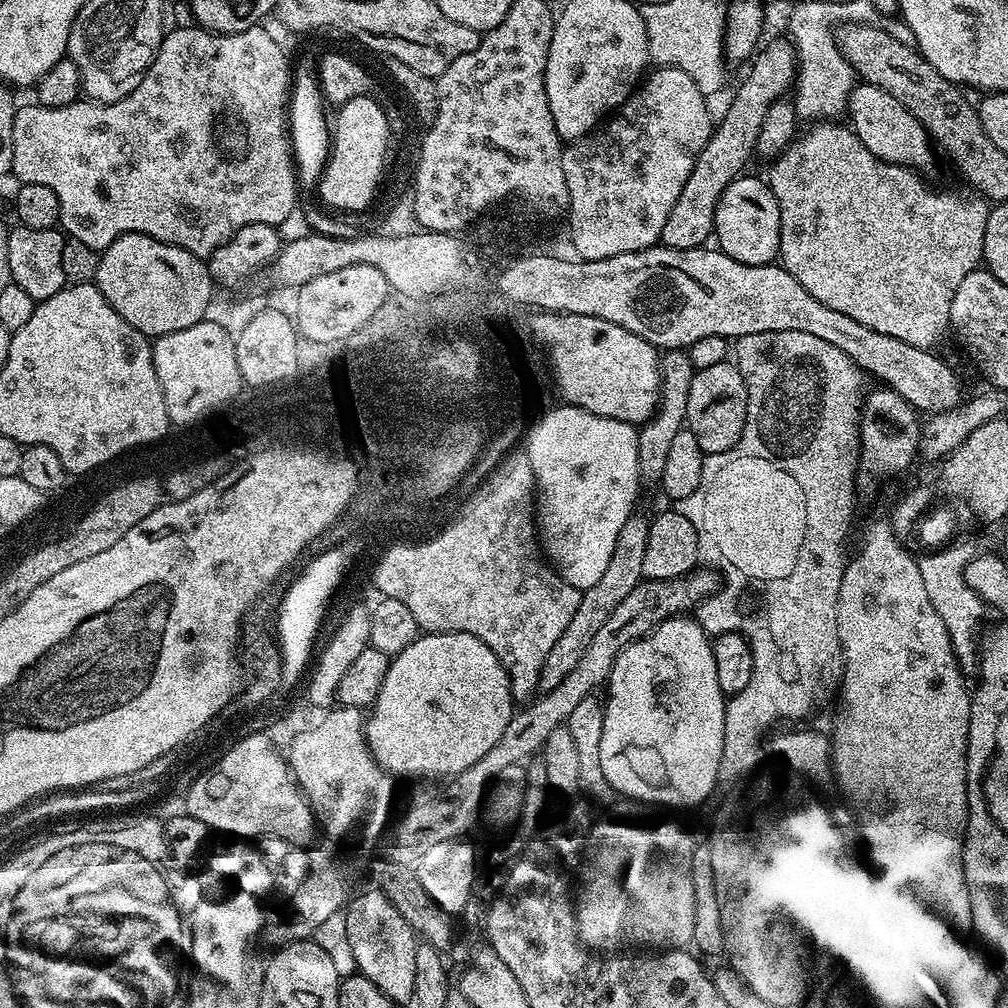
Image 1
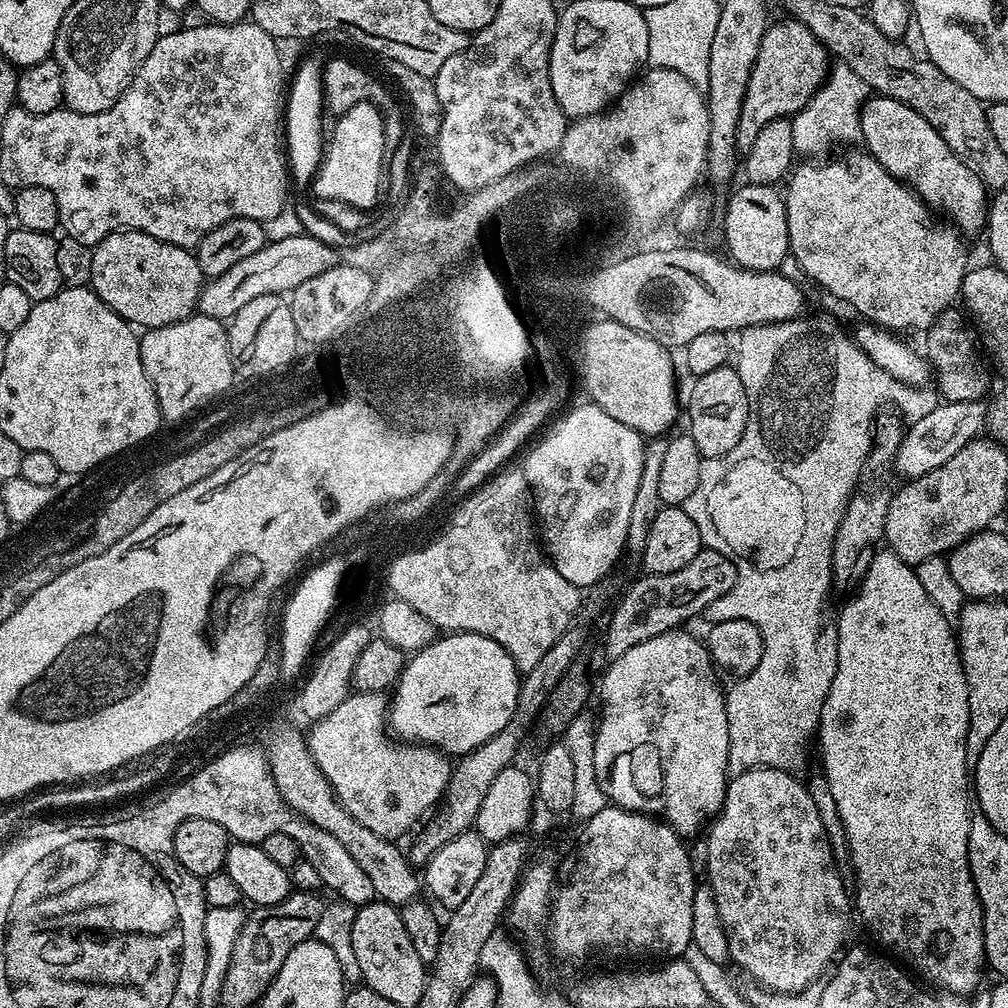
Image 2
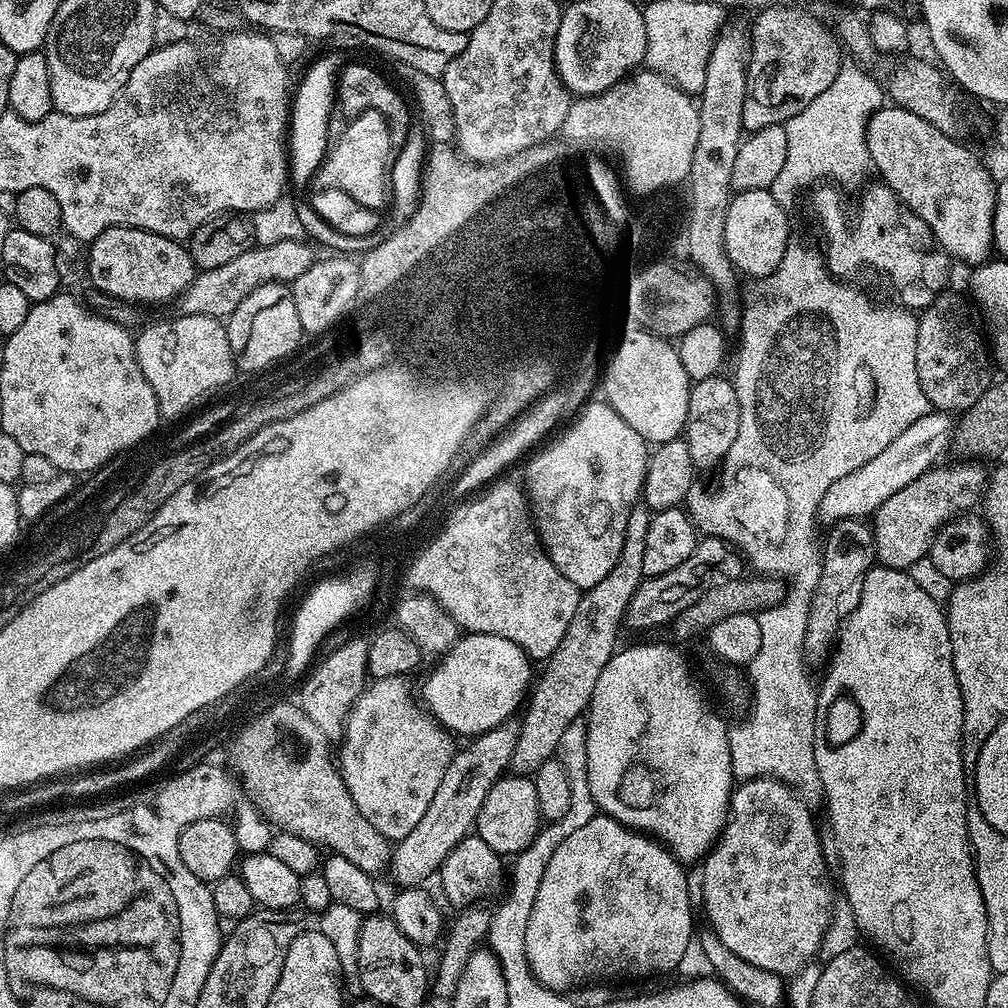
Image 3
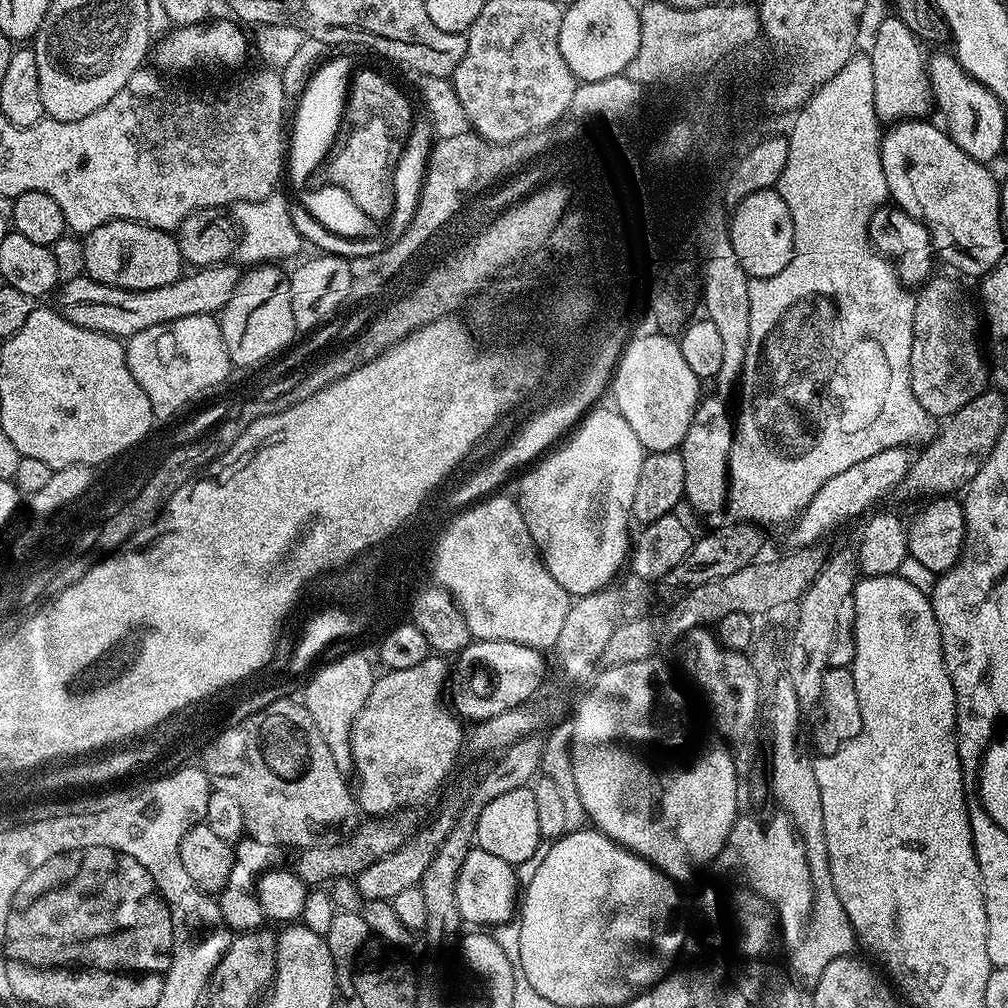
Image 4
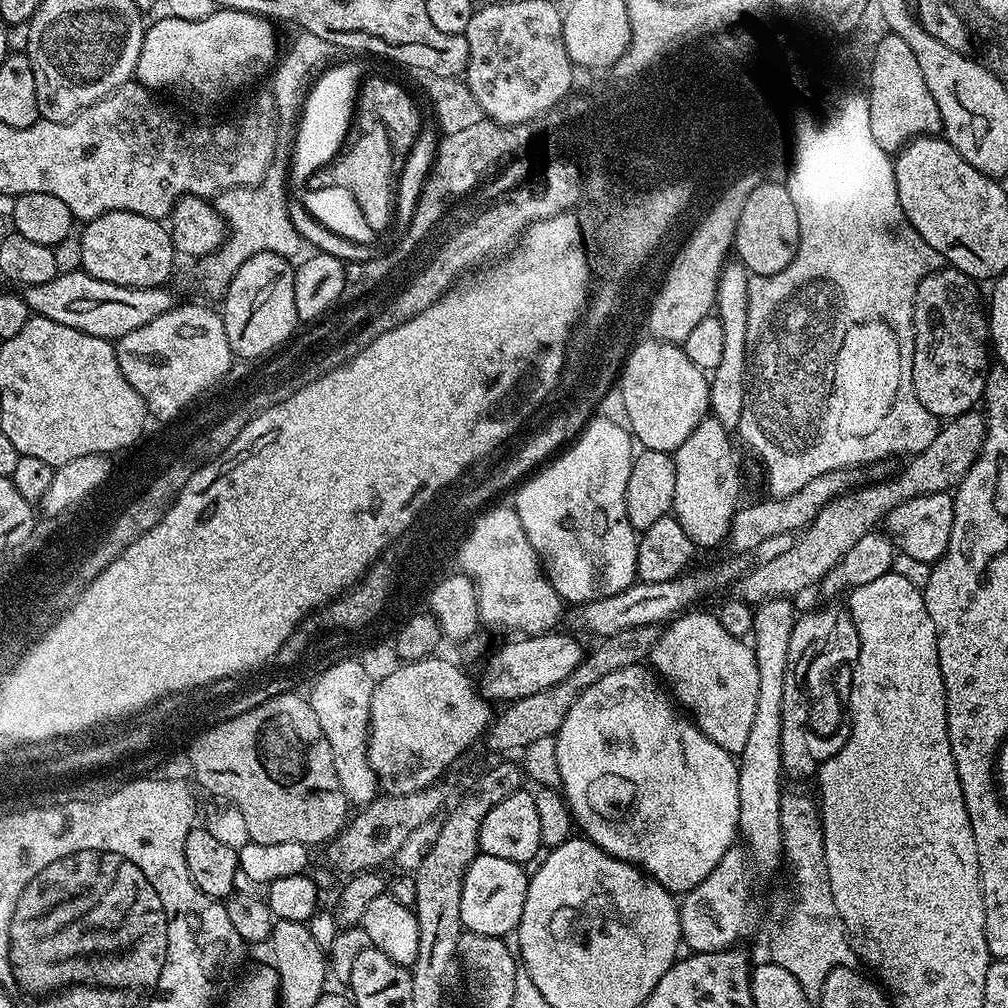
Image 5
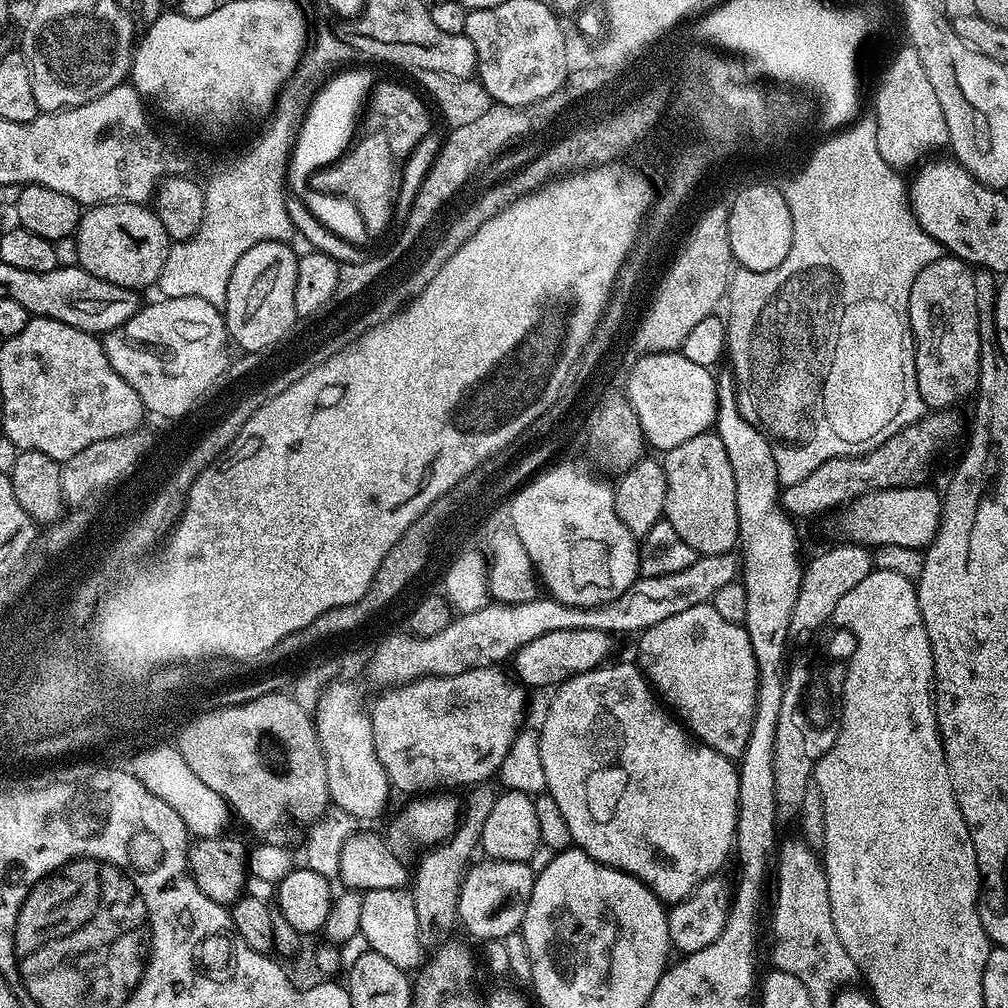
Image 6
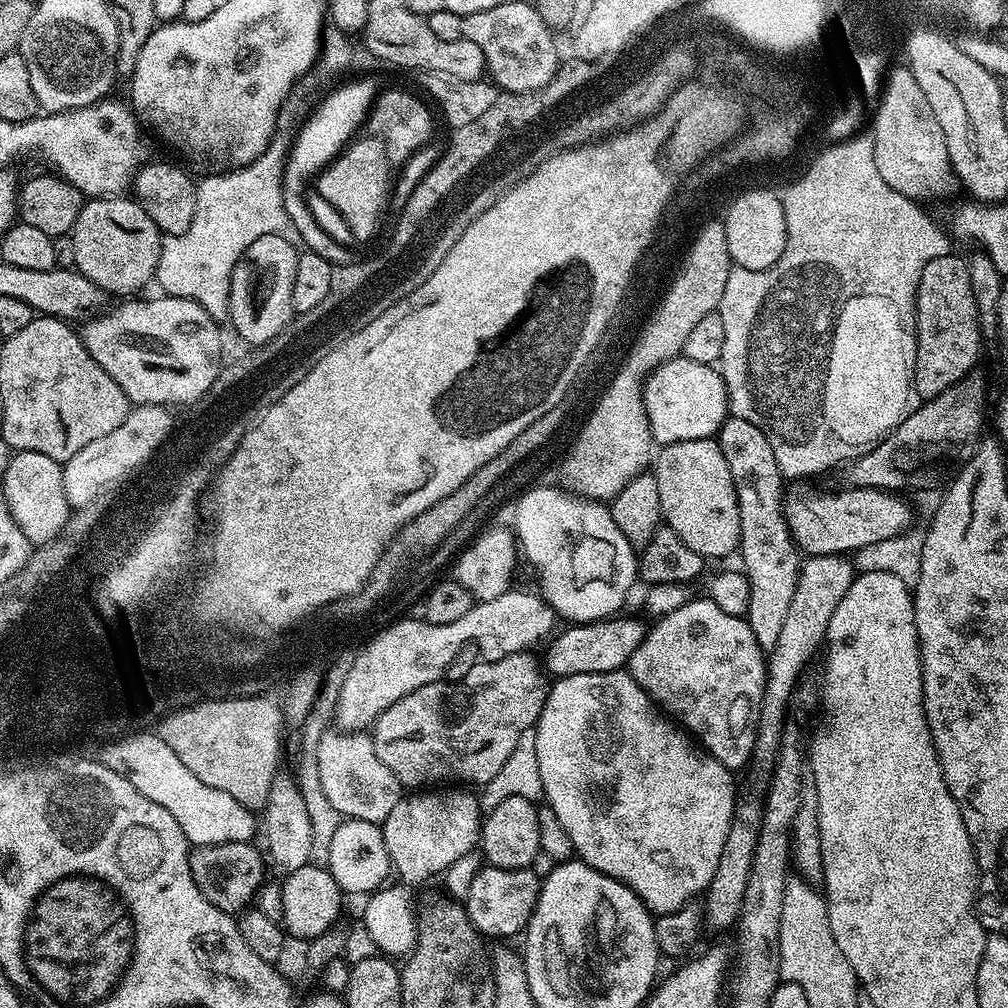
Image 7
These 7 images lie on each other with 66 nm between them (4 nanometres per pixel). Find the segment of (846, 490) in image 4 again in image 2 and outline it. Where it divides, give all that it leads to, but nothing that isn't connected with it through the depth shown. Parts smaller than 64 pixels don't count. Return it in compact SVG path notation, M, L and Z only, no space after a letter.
M981 400L970 402L945 401L926 414L926 417L913 421L905 431L903 442L900 443L895 456L893 469L904 475L905 479L921 477L931 470L948 462L962 447L975 439L987 423L987 403Z

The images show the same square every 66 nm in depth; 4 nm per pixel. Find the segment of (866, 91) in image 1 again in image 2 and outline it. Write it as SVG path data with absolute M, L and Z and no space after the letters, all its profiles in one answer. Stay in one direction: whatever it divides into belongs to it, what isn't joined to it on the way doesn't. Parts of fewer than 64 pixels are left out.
M873 95L864 101L860 110L860 136L869 156L874 157L894 178L903 180L929 208L937 213L945 212L957 232L968 237L976 236L979 232L981 235L985 231L990 203L989 189L985 188L978 174L974 174L974 170L970 170L970 166L966 166L966 162L962 162L962 158L958 158L954 150L946 146L946 142L942 142L942 134L938 134L938 130L934 130L934 126L930 126L930 122L926 122L918 110L910 110L910 106L889 96Z

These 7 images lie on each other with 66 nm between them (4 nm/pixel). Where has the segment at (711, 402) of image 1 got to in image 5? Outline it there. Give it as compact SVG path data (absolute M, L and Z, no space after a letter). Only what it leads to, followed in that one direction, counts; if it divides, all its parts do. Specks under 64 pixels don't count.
M705 418L700 421L690 438L682 442L674 453L674 502L672 512L676 521L686 530L697 549L716 548L728 539L728 531L732 529L732 519L736 509L741 507L740 500L740 464L736 461L736 452L732 449L732 440L729 429L722 426L722 422L715 418Z

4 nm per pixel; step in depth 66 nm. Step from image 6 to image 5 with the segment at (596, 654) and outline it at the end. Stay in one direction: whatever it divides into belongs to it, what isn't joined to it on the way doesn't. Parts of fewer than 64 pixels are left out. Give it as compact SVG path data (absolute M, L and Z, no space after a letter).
M560 630L545 632L539 636L525 635L523 638L512 638L509 644L504 644L500 648L500 652L496 652L484 664L484 669L480 672L480 680L478 676L478 687L481 696L489 702L511 702L518 698L526 698L530 694L538 694L538 690L546 690L550 686L558 686L558 682L562 682L570 673L580 665L580 661L584 659L585 649L580 649L580 644L575 635L565 634L563 636Z

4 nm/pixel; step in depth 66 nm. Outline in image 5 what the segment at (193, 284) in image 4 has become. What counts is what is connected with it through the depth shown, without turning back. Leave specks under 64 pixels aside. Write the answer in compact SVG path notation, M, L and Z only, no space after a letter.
M81 270L61 272L50 282L25 287L22 295L28 303L29 313L45 316L54 322L62 322L62 326L82 330L86 334L94 334L94 338L115 342L130 334L130 330L138 330L138 326L146 326L146 322L154 322L158 314L166 314L176 307L178 300L177 297L172 297L170 289L168 286L118 286L114 282L102 282Z

